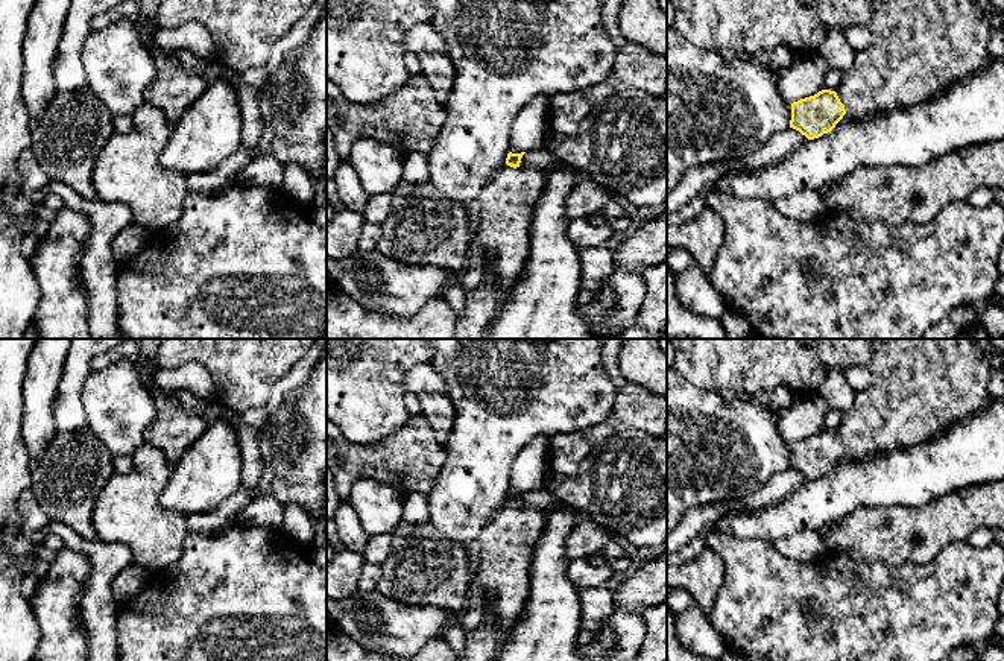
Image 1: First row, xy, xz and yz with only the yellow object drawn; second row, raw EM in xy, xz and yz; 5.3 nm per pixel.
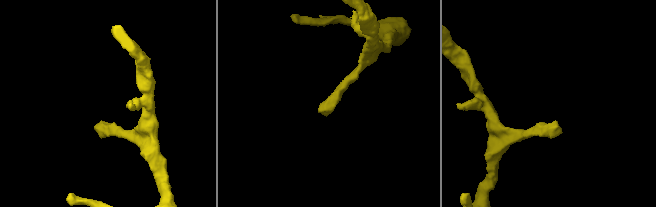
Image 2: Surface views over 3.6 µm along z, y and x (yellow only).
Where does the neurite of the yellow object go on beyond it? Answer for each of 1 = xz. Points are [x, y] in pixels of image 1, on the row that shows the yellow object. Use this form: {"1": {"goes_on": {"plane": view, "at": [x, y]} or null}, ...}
{"1": {"goes_on": {"plane": "xz", "at": [505, 208]}}}

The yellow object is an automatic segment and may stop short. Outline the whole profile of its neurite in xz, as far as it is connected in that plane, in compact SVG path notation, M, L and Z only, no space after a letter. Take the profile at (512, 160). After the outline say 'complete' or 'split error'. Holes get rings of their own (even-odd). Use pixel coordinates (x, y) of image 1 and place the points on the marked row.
M507 153L506 166L495 172L474 207L475 242L494 254L498 296L518 281L530 254L530 225L545 187L545 173L521 167L521 153Z; split error

